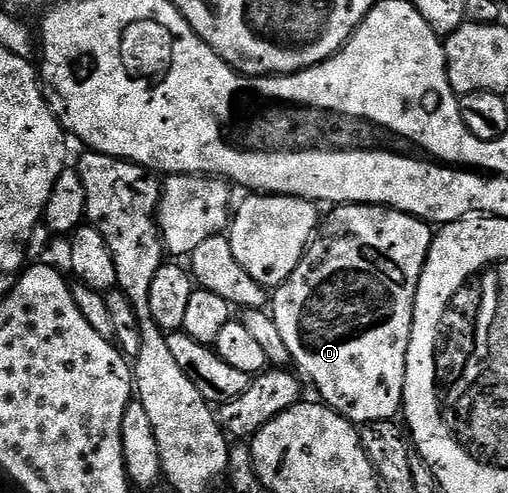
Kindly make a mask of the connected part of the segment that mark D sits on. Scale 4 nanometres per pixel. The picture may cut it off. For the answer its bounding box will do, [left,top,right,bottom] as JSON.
[271,204,435,424]

